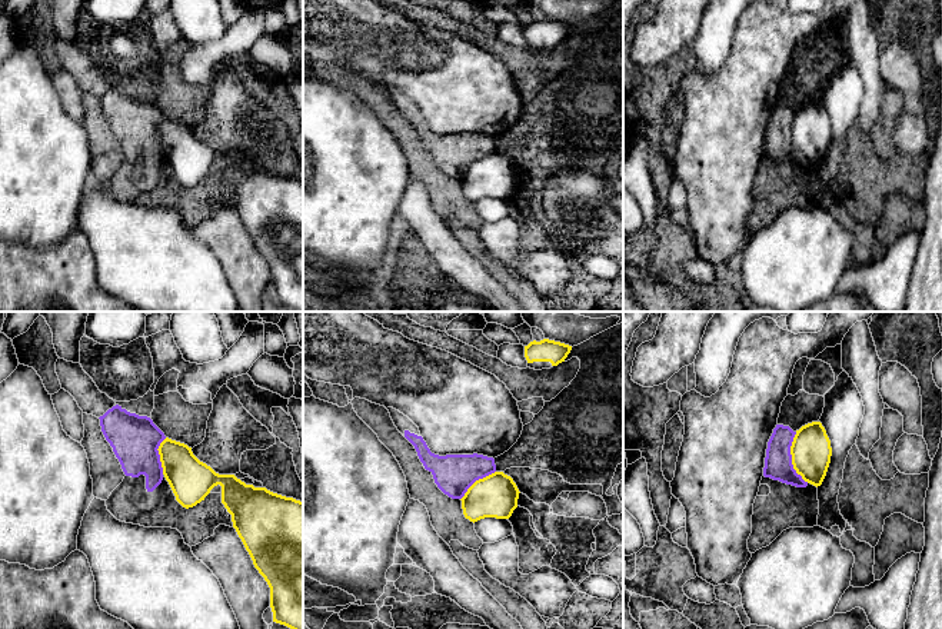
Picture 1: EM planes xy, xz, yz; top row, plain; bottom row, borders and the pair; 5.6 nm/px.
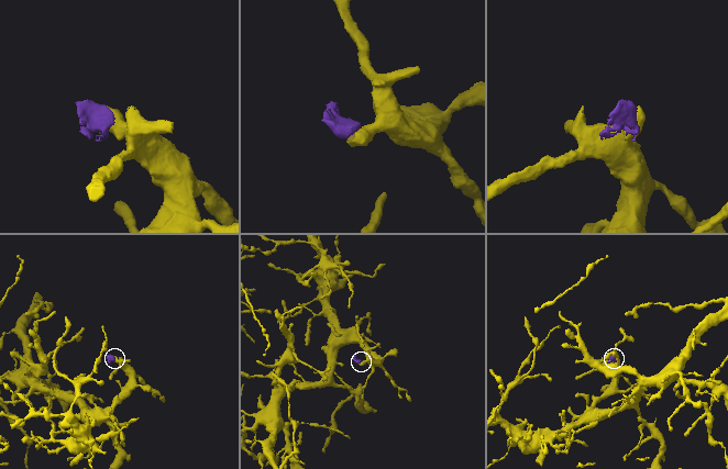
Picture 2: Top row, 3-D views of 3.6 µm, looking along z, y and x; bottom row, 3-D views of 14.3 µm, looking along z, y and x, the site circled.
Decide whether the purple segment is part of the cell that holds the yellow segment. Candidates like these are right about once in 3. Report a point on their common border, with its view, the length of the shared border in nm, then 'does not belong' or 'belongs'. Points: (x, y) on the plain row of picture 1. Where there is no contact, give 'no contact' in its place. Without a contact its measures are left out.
meets yellow in yz at (792, 137); contact 300 nm long; does not belong

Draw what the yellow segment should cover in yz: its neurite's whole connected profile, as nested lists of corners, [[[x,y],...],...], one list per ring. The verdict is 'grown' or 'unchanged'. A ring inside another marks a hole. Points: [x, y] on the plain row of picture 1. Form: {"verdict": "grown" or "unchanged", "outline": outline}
{"verdict": "unchanged", "outline": [[[812,101],[796,110],[790,126],[792,144],[802,159],[820,166],[832,136],[831,120],[820,101]]]}

